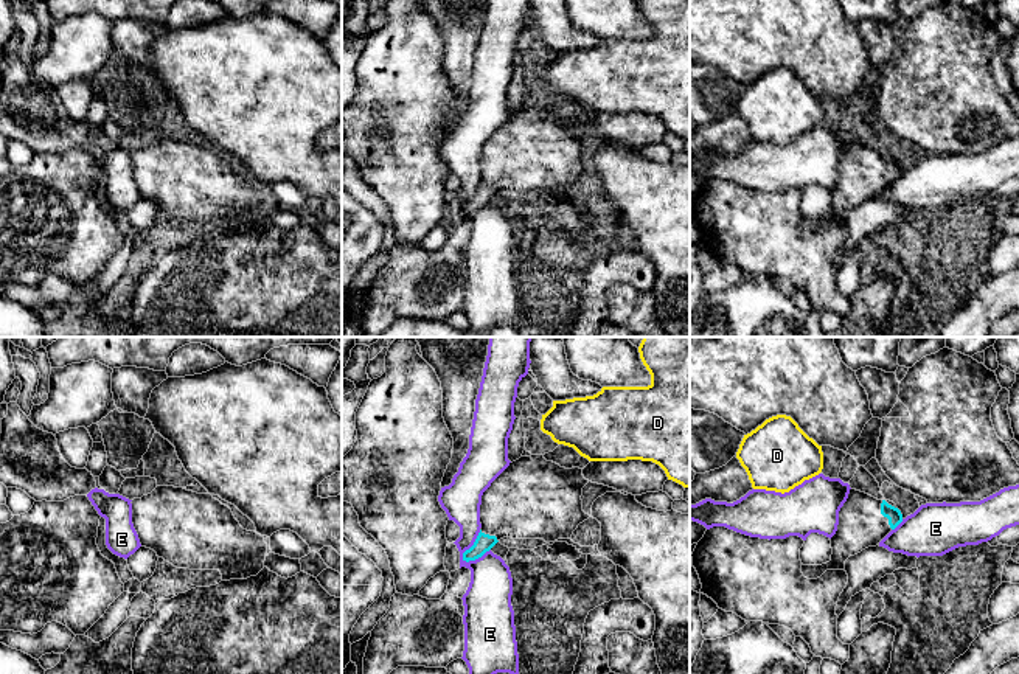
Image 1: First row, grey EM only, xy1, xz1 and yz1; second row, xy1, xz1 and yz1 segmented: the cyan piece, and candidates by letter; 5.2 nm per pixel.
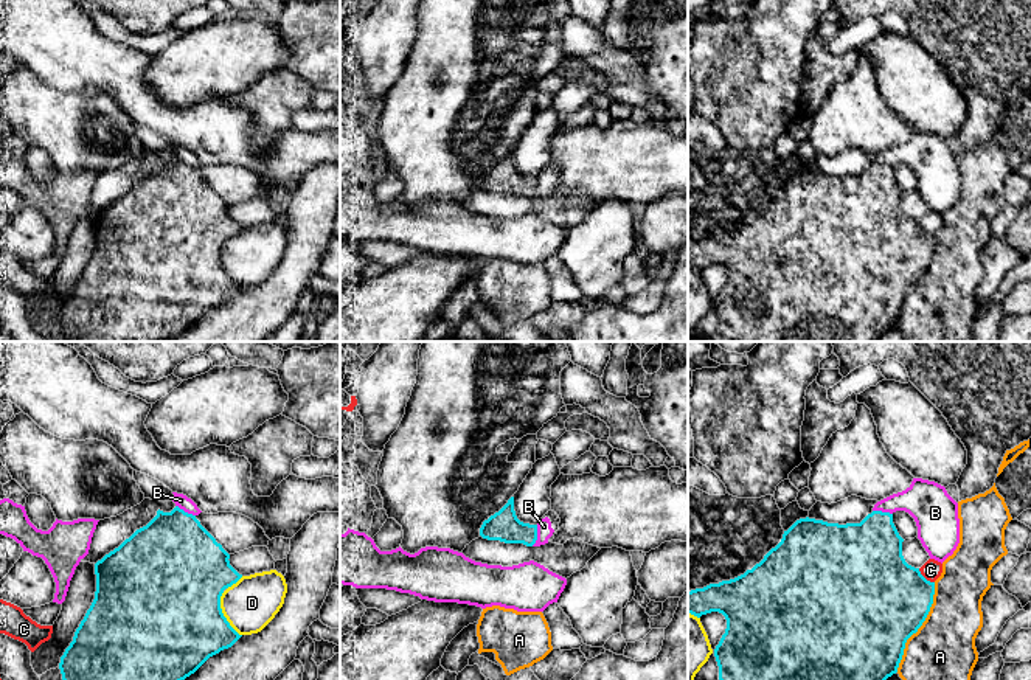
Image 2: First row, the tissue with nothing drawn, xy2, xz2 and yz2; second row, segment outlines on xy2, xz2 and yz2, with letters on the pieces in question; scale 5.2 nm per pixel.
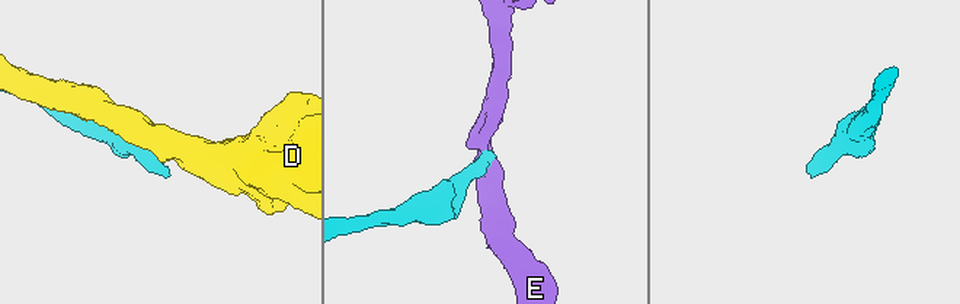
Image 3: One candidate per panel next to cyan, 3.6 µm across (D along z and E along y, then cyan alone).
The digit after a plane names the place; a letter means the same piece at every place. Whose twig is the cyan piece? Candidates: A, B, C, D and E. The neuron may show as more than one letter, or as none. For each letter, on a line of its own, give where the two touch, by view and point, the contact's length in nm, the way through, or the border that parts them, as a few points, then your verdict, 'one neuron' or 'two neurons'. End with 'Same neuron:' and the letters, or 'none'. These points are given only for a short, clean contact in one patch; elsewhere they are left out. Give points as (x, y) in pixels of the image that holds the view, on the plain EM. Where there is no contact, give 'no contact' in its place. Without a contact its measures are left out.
A: contact yz2 (919, 278); length 500 nm; two neurons
B: contact xz2 (536, 188); length 120 nm; border xz2 (538, 177), (538, 191), (531, 197); two neurons
C: contact yz2 (924, 230); length 120 nm; two neurons
D: contact xy2 (222, 266); length 260 nm; two neurons
E: contact xz1 (471, 199); length 190 nm; border xz1 (480, 182), (476, 193), (463, 205), (466, 215); two neurons
Same neuron: none

